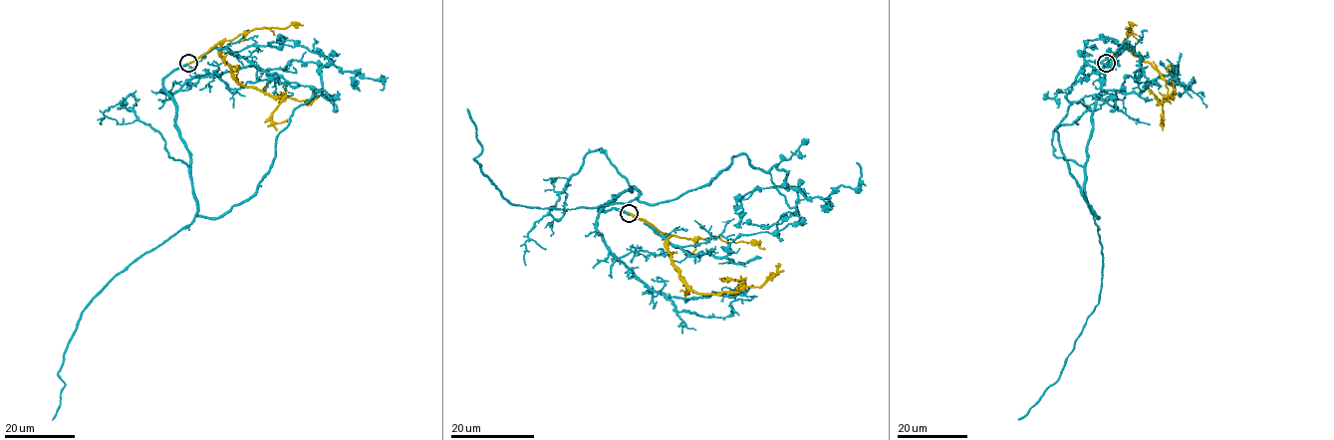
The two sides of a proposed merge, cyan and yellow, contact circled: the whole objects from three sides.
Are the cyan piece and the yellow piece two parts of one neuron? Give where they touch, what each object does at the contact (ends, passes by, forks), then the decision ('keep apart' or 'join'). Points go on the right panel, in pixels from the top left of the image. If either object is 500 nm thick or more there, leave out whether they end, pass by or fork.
place (1106, 63); cyan ends; yellow ends; keep apart

